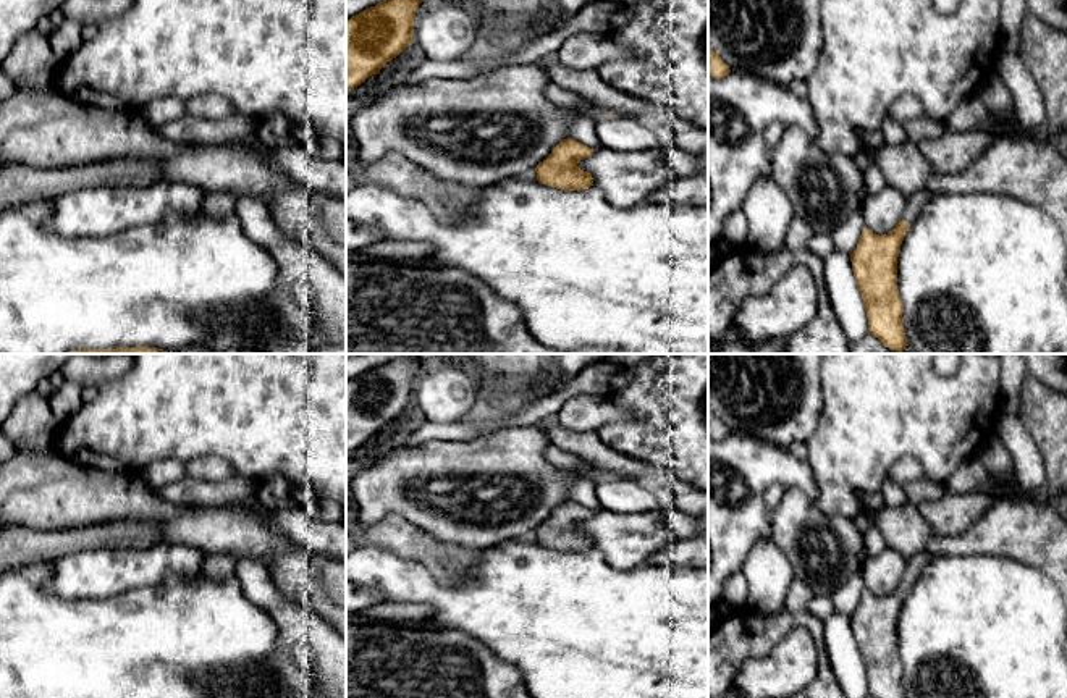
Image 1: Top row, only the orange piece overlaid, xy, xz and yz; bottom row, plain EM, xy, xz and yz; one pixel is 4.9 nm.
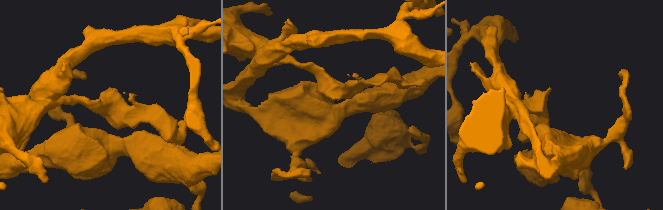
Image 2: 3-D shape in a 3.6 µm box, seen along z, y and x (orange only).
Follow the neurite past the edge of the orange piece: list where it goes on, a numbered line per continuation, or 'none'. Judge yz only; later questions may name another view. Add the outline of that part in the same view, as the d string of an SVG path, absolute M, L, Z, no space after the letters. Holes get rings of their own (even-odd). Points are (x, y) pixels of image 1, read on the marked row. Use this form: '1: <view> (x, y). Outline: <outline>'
1: yz (915, 202). Outline: M923 187L922 191L917 191L910 197L907 197L907 204L902 213L902 220L905 220L909 225L915 221L923 205L933 197L933 194Z

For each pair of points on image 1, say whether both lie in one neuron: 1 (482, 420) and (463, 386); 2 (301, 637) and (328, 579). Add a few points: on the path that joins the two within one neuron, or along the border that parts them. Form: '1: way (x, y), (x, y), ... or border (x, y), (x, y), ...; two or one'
1: border (477, 393), (472, 406), (459, 420); two
2: border (309, 606), (328, 622); two

